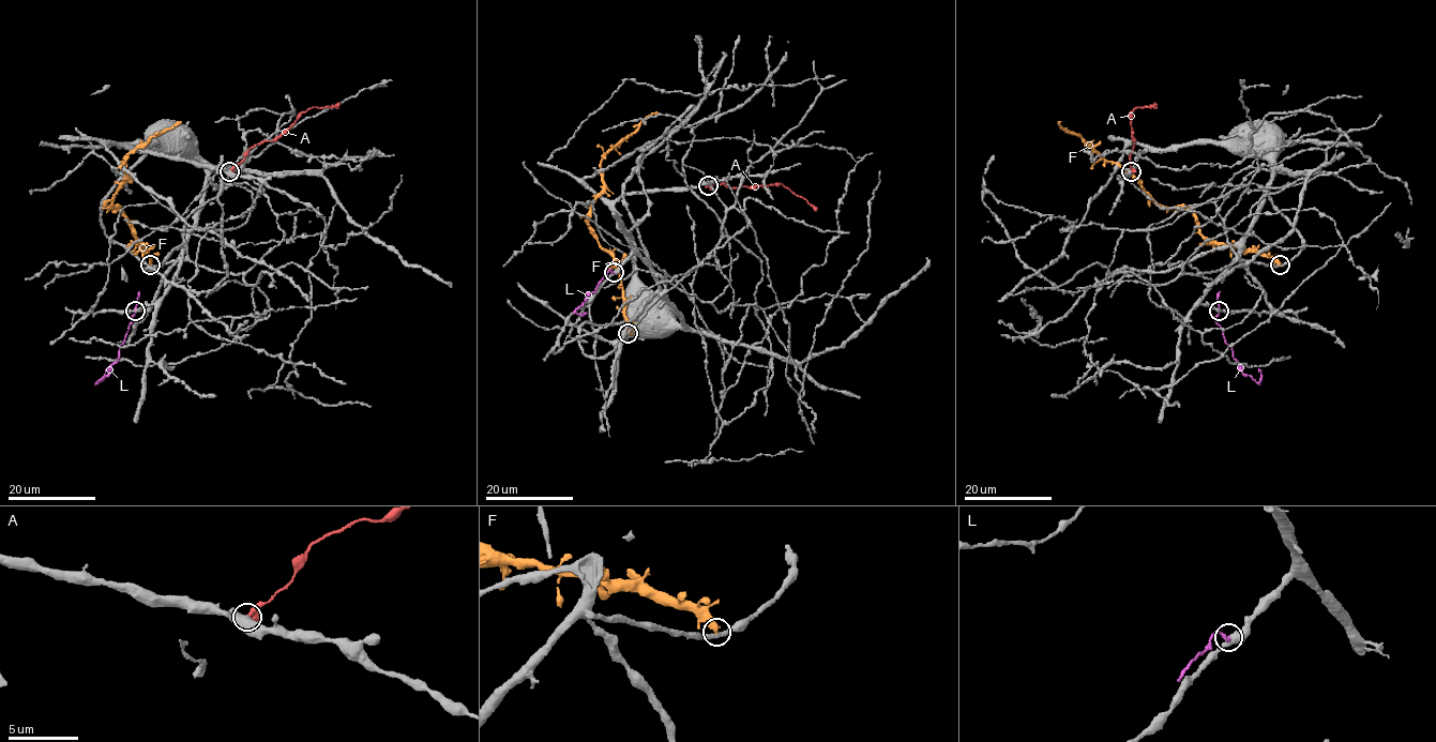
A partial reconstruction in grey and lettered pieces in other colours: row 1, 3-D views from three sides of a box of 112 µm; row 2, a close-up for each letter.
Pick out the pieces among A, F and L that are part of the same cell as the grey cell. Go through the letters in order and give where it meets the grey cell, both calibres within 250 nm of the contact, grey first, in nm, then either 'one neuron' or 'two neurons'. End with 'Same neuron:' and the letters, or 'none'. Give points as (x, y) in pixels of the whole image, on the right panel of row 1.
A: contact (1131, 171); calibres 750 and 300 nm; two neurons
F: contact (1280, 264); calibres 340 and 440 nm; two neurons
L: contact (1219, 311); calibres 480 and 160 nm; two neurons
Same neuron: none

